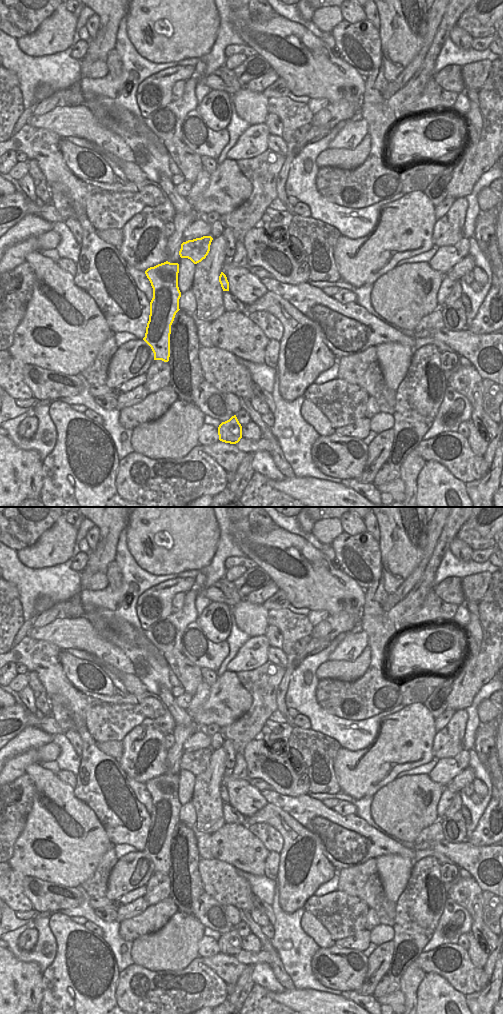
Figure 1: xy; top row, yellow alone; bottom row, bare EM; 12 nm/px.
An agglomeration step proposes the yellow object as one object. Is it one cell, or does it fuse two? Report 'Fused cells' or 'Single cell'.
Fused cells.

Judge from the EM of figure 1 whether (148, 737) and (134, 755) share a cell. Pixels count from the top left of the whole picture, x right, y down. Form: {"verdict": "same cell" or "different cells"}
{"verdict": "same cell"}

